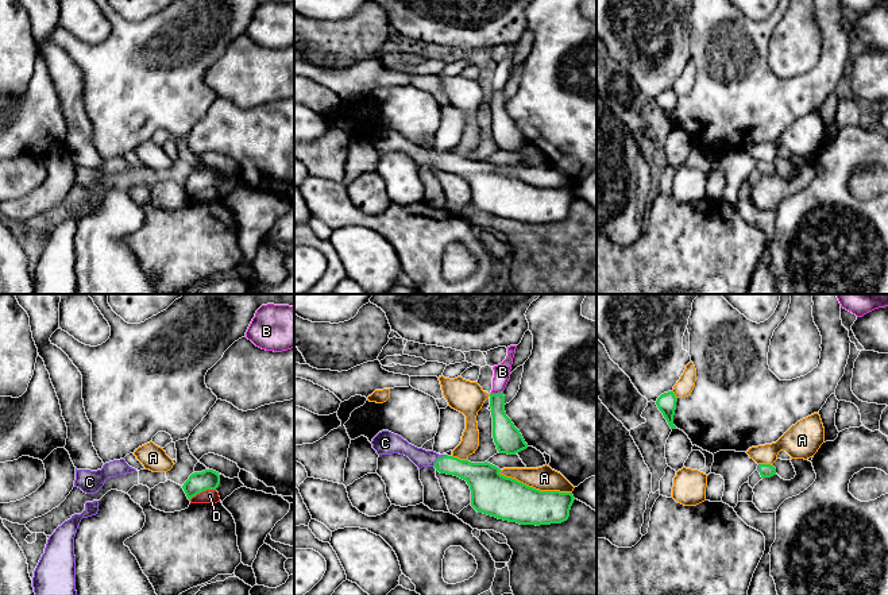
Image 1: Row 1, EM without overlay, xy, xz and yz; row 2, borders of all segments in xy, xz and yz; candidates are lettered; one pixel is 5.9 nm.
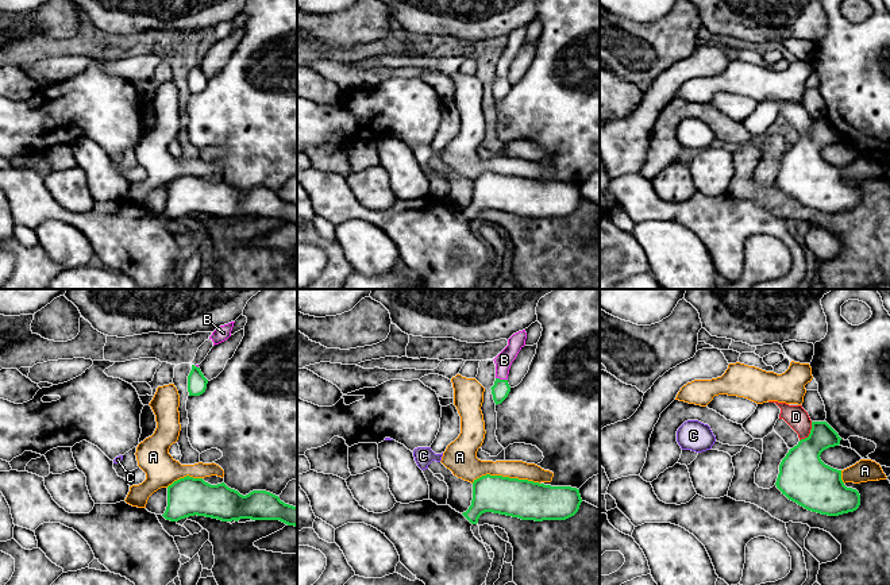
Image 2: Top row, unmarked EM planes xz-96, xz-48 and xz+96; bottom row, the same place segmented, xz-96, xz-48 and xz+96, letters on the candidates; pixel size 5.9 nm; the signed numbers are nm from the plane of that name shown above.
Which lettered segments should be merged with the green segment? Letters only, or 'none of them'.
C

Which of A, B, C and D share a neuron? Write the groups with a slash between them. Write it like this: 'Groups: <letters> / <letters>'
Groups: A / B / C / D

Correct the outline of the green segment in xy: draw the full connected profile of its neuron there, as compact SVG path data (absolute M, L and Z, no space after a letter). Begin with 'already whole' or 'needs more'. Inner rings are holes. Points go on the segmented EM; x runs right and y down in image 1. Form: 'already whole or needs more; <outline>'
already whole; M205 470L202 472L194 472L184 483L182 488L190 501L197 494L206 490L216 490L220 484L220 475L213 470Z

